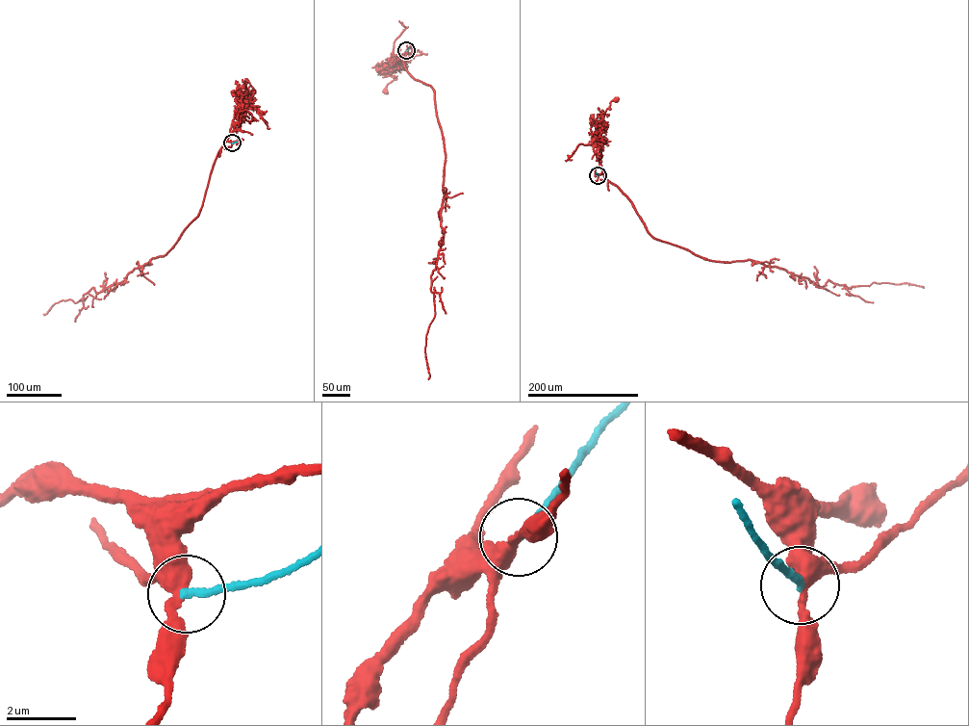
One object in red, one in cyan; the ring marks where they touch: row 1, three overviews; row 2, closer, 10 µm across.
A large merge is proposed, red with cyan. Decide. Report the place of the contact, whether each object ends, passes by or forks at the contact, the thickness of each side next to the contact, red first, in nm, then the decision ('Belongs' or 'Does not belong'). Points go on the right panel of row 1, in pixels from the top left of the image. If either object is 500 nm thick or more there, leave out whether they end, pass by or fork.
Place: (598, 175). At the ring red passes by. At the ring cyan ends. Thickness 380 nm (red) against 200 nm. Does not belong

